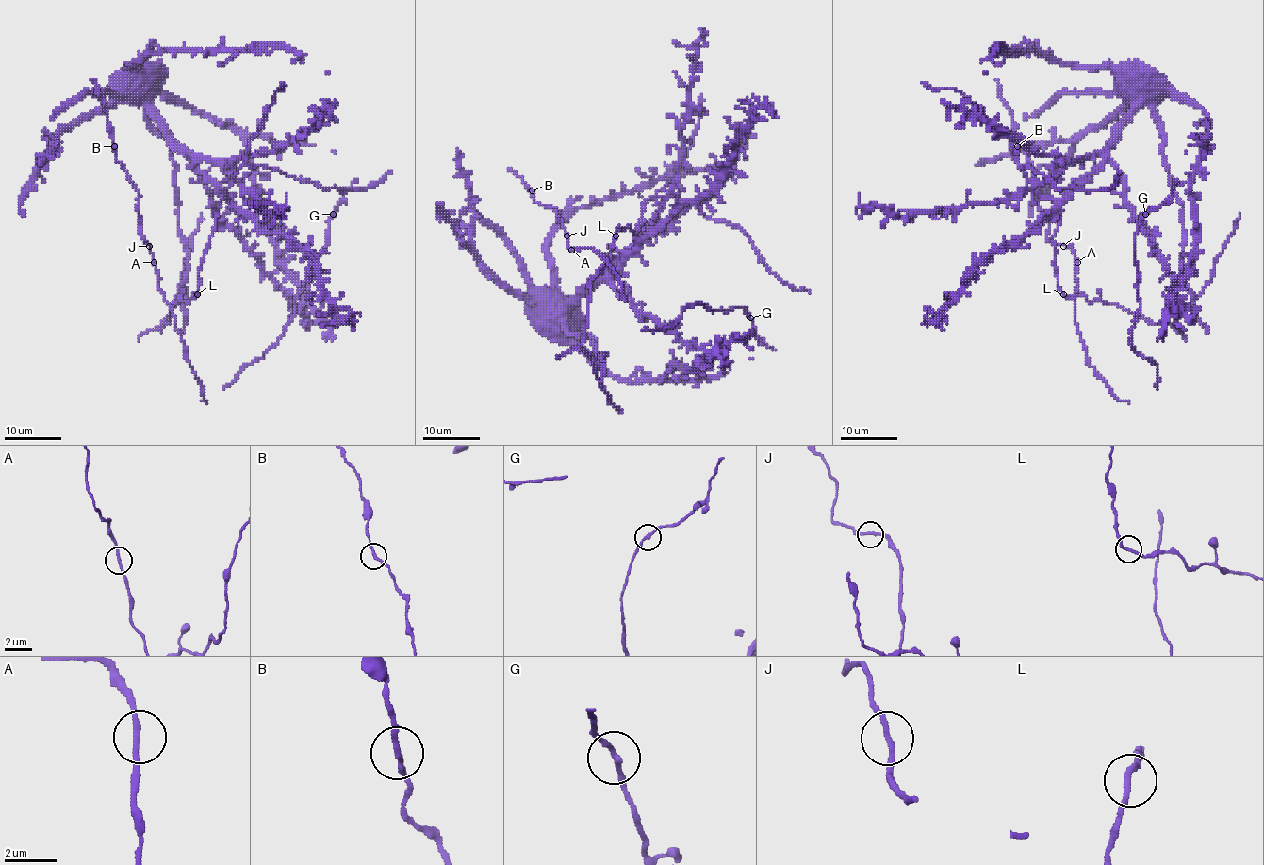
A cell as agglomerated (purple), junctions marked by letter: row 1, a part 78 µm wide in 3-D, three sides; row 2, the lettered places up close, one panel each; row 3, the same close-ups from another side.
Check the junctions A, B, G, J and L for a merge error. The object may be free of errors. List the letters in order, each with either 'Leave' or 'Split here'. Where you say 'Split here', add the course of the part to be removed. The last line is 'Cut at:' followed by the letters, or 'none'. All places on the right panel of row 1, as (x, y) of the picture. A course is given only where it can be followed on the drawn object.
A: Leave
B: Leave
G: Leave
J: Leave
L: Leave
Cut at: none

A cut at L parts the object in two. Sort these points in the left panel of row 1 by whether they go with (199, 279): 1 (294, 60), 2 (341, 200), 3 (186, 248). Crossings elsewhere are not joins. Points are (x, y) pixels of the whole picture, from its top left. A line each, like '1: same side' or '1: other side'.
1: other side
2: other side
3: other side

